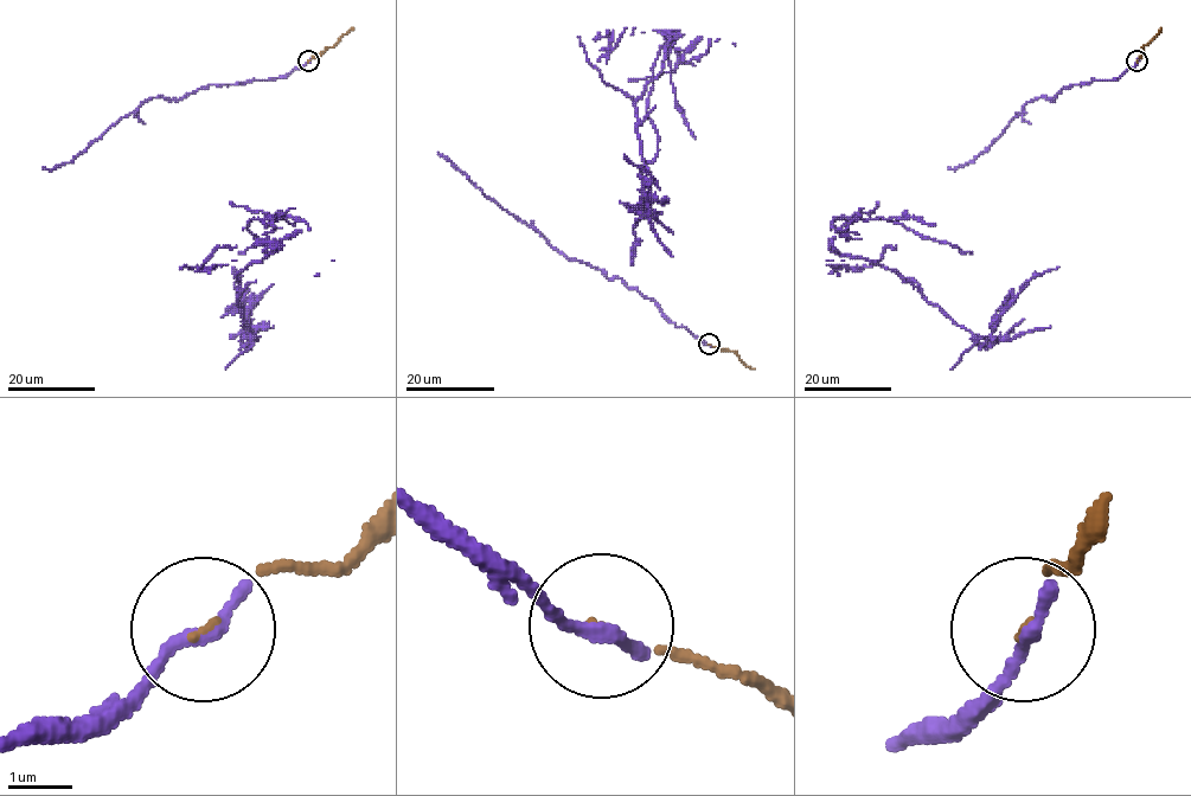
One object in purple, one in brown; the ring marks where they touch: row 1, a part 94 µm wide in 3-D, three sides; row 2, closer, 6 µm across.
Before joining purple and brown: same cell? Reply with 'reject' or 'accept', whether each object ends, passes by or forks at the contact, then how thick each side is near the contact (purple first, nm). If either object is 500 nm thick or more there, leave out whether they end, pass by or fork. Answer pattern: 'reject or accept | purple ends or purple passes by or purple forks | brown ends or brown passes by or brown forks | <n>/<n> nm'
reject | purple ends | brown ends | 280/60 nm

